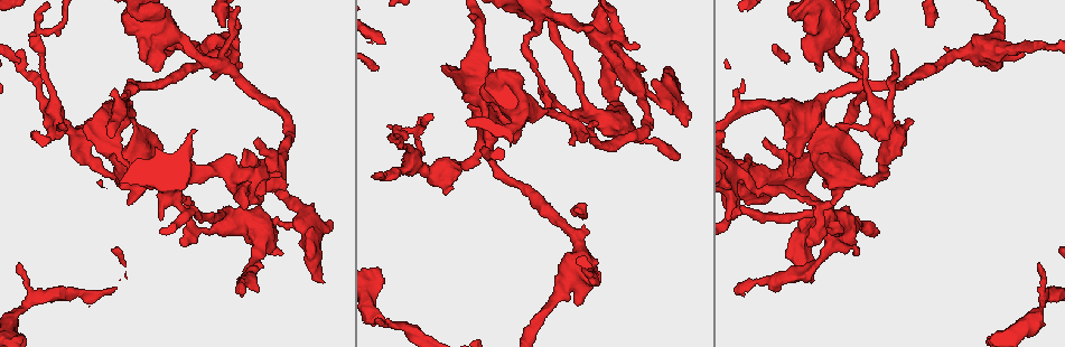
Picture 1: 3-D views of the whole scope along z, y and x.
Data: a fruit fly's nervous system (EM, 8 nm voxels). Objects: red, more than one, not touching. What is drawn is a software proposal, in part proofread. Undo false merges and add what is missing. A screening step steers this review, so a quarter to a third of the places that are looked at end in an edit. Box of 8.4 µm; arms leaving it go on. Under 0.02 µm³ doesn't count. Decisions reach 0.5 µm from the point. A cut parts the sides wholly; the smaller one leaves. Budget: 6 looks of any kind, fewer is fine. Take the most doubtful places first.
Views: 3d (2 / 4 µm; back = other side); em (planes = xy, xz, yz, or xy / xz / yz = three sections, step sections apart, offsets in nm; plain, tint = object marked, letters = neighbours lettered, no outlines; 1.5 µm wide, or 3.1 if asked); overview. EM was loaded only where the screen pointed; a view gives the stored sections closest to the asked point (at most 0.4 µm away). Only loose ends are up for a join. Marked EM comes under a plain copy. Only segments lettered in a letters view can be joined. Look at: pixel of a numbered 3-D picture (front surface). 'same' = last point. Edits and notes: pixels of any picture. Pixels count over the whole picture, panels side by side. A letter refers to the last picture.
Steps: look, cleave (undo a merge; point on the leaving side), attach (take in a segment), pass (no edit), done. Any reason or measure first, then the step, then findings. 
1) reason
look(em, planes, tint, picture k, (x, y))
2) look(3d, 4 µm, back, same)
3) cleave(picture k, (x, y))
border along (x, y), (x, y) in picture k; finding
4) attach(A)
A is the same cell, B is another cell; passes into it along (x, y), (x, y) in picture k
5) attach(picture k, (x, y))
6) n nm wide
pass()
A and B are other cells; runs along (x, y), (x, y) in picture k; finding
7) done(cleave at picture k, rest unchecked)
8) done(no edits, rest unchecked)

an open end
look(em, xy, step 8, tint, picture 1, (678, 160))

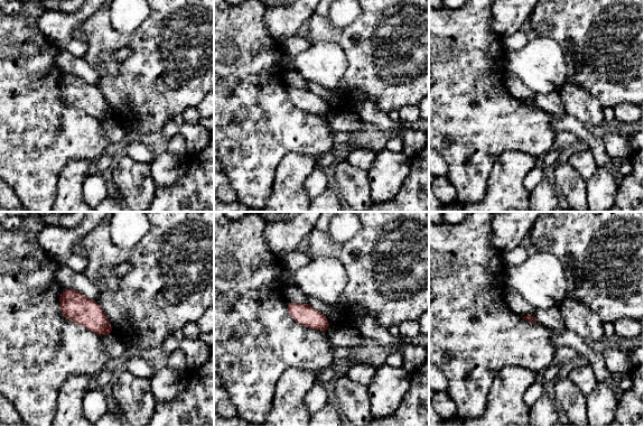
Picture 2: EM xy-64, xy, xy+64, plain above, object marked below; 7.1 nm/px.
another direction
look(em, planes, letters, same)

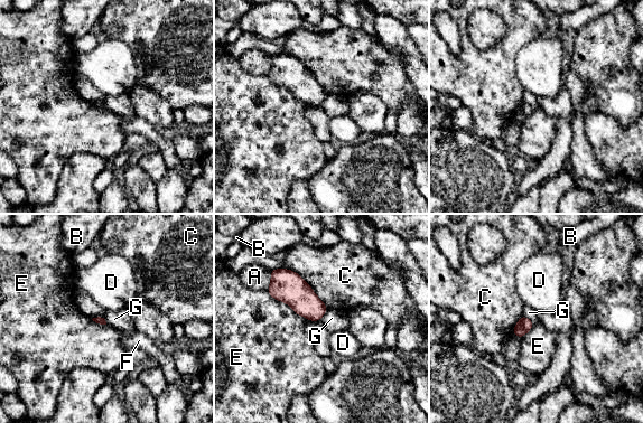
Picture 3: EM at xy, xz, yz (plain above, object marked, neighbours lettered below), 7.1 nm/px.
C touches over 400 nm
pass()
A, B, C, D, E, F and G are other cells; border along (327, 309), (319, 320) in picture 3; no lettered segment goes on from it

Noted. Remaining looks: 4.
tapers out
look(em, planes, letters, picture 1, (63, 127))

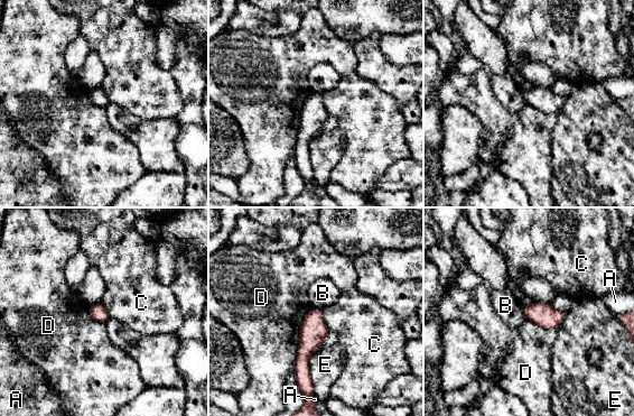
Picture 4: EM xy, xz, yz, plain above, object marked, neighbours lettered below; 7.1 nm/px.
D touches over 480 nm
pass()
A, B, C, D and E are other cells; border along (320, 311), (322, 319), (328, 331) in picture 4; none of them fits

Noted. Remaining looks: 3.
sudden change in width
look(em, planes, tint, picture 1, (30, 303))

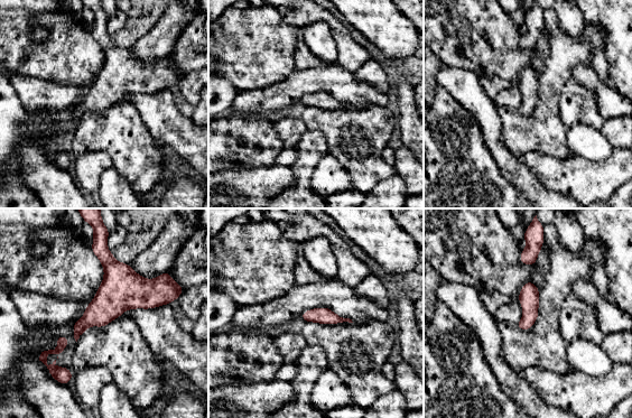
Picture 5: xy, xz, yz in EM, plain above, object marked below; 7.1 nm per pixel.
look(em, planes, letters, same)

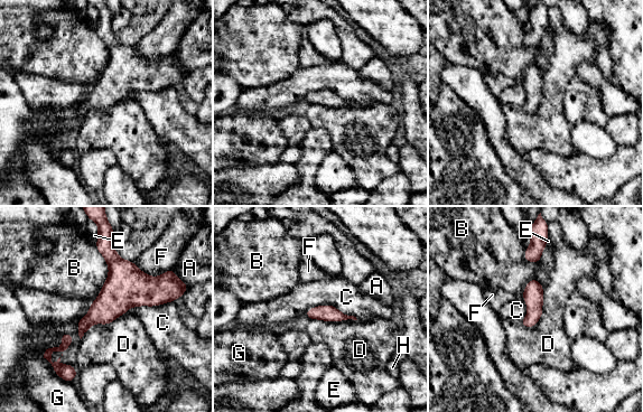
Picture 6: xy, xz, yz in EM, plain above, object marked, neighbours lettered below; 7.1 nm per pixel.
pass()
A, B, C, D, E, F, G and H are other cells; border along (304, 312), (333, 305), (357, 319) in picture 6; one neuron here

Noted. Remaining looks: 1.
done(no edits, rest unchecked)

